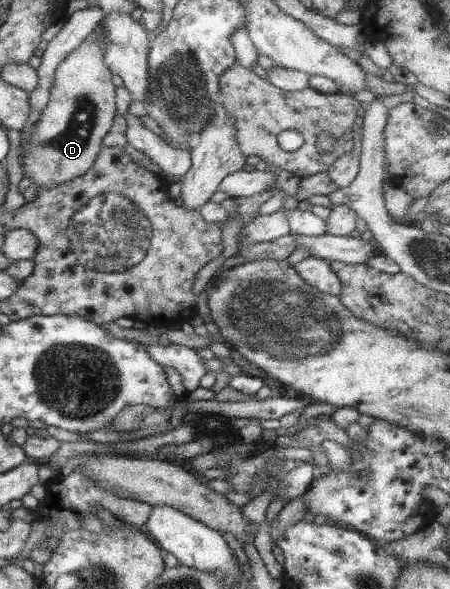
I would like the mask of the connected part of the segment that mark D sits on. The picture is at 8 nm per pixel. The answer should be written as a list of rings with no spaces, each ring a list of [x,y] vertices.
[[[97,26],[55,71],[49,103],[41,110],[41,117],[24,145],[24,157],[20,159],[24,176],[38,189],[61,186],[87,173],[103,148],[103,138],[113,127],[116,86],[103,61],[107,34],[107,28]]]

